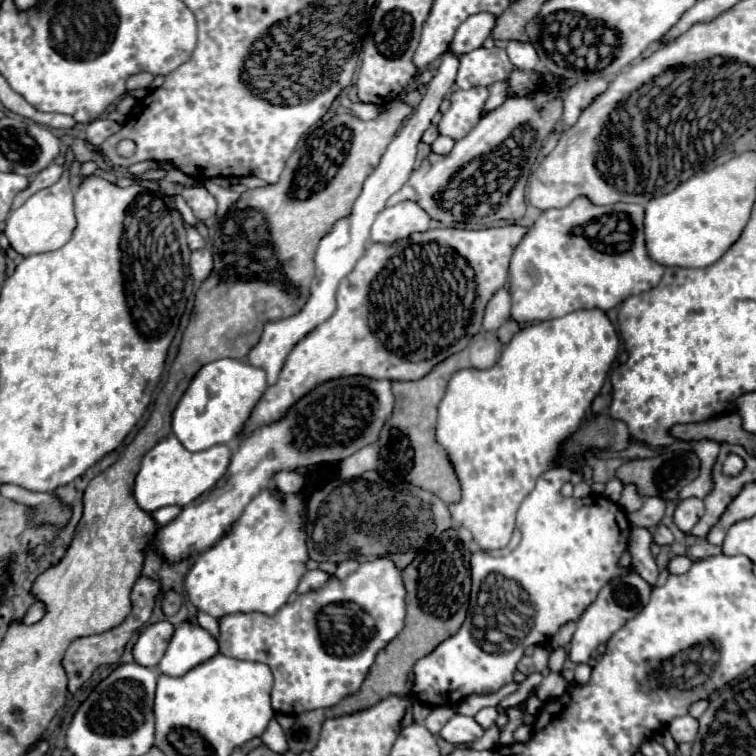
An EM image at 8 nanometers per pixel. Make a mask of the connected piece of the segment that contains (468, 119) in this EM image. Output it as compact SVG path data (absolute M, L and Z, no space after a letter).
M476 86L472 90L452 92L450 108L448 112L444 112L438 124L440 134L450 136L454 140L464 138L464 134L468 134L468 130L472 130L472 126L476 126L476 122L480 120L480 112L486 98L488 98L488 88L482 86Z

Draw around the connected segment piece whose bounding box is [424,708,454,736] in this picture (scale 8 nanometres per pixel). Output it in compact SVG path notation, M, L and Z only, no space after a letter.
M434 708L434 710L428 714L424 726L426 726L434 736L438 736L438 732L440 732L442 726L444 726L444 722L448 722L448 718L450 718L452 714L454 714L452 708Z

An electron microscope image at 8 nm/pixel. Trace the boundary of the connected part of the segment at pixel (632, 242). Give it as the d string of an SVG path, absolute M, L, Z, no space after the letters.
M586 196L572 200L564 208L542 212L536 224L526 232L516 246L510 260L510 294L512 314L516 322L542 322L554 320L574 310L610 310L628 296L636 296L658 286L664 266L654 262L644 244L644 206L616 202L610 206L596 206Z

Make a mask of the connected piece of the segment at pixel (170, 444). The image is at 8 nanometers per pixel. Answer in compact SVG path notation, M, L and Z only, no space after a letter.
M170 434L164 440L160 440L150 452L146 452L142 468L136 476L136 486L134 486L136 502L146 512L154 512L164 506L184 508L186 504L194 502L200 494L214 488L214 484L224 476L230 458L232 450L224 444L212 446L202 452L190 452L180 444L180 440L174 434Z

